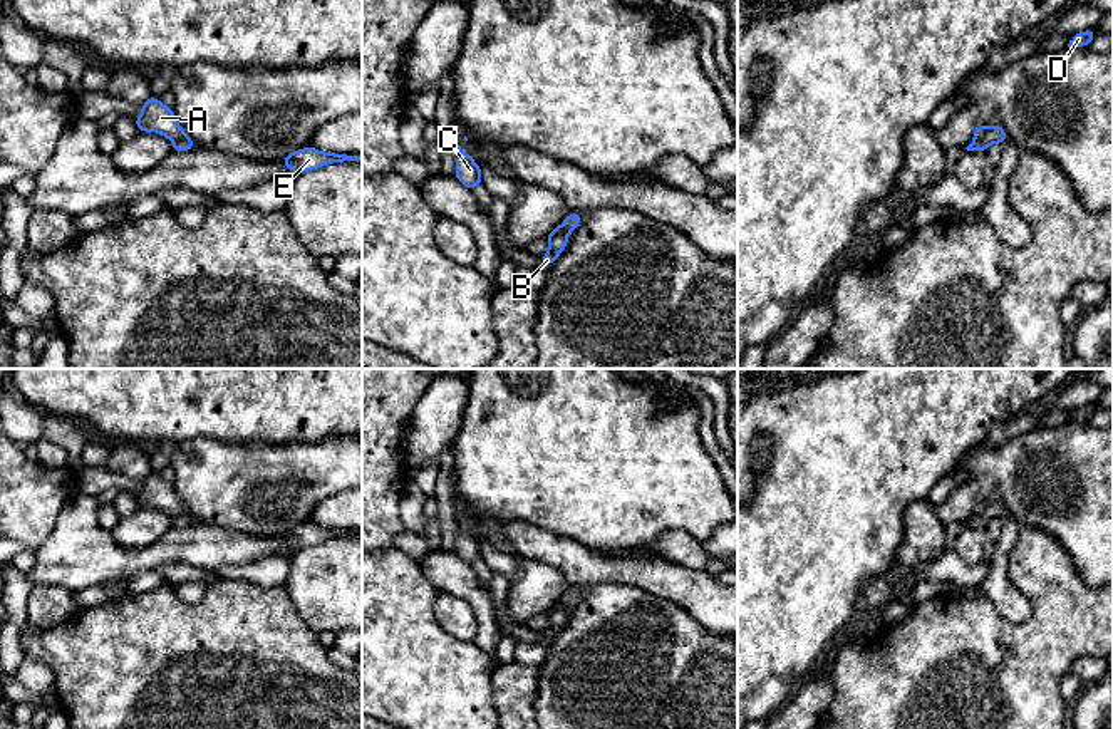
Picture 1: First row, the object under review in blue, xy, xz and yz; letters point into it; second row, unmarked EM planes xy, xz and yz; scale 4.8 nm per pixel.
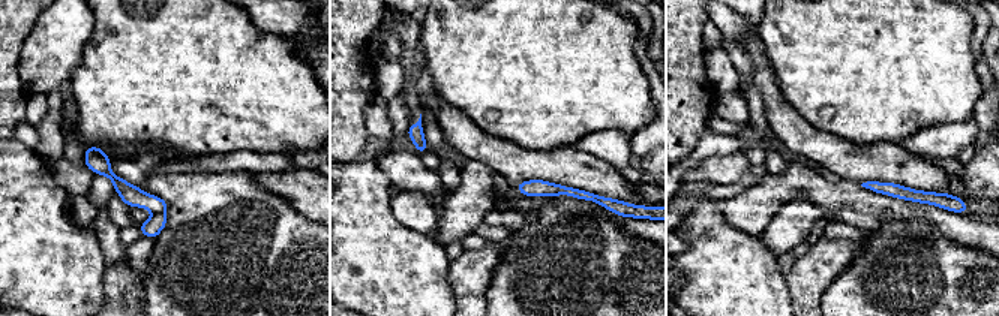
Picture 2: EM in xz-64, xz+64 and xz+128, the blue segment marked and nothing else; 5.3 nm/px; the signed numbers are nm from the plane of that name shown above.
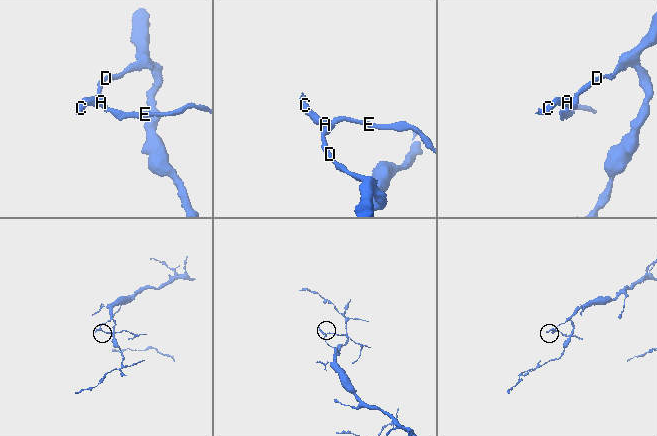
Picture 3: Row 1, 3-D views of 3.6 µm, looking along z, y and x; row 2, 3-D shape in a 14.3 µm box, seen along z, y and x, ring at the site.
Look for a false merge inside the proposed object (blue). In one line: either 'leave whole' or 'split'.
split

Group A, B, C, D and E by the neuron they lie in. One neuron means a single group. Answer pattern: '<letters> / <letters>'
A C E / B D

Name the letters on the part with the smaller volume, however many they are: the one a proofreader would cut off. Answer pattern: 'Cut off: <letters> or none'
Cut off: A, C, E

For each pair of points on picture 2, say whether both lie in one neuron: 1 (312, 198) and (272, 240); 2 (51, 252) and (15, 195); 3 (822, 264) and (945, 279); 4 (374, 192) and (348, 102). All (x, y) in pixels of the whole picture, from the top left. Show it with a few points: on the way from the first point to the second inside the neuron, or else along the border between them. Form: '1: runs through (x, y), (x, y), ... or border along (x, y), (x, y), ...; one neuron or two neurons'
1: border along (270, 190), (282, 195), (299, 211), (314, 220); two neurons
2: runs through (38, 238), (15, 216), (15, 208); one neuron
3: border along (860, 243), (858, 253), (824, 295); two neurons
4: border along (345, 160), (350, 162); two neurons

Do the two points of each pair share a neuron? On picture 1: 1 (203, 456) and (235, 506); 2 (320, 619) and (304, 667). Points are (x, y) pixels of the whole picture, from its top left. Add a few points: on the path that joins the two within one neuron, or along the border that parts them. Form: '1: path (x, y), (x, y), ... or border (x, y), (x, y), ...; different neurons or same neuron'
1: path (203, 468), (230, 495); same neuron
2: border (292, 600), (297, 614), (317, 634); different neurons

